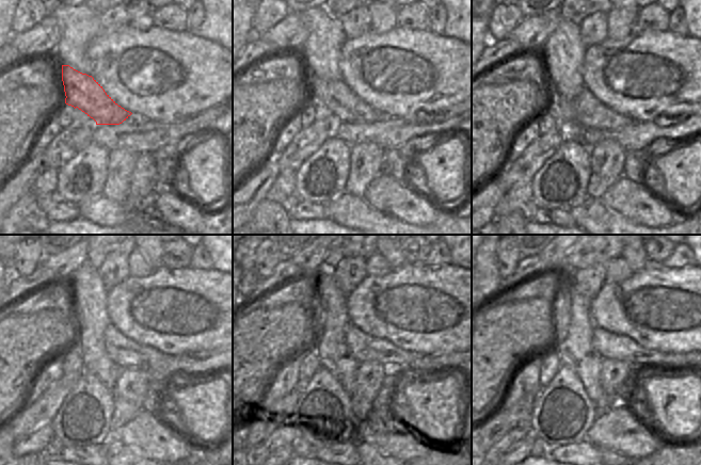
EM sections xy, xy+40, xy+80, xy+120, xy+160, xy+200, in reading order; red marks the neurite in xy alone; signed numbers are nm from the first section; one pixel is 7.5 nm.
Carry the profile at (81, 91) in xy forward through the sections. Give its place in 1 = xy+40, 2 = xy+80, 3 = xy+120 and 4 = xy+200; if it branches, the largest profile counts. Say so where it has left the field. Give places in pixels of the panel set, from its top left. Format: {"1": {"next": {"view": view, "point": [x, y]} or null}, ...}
{"1": {"next": {"view": "xy+40", "point": [332, 95]}}, "2": {"next": {"view": "xy+80", "point": [590, 112]}}, "3": {"next": {"view": "xy+120", "point": [124, 352]}}, "4": {"next": {"view": "xy+200", "point": [609, 346]}}}

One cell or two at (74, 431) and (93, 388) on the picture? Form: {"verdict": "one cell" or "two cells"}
{"verdict": "one cell"}

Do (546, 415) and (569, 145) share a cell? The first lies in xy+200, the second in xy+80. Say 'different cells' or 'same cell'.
same cell

